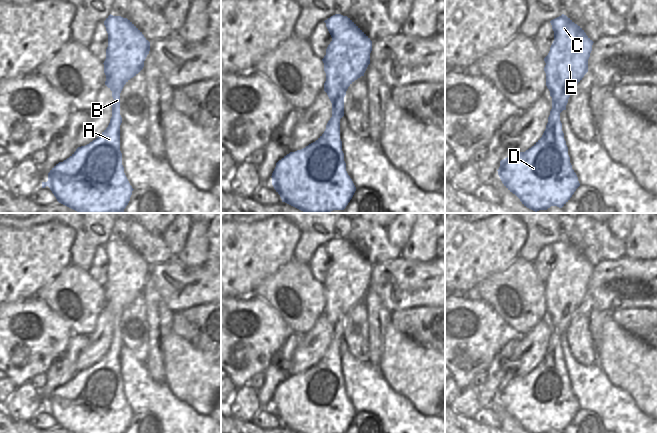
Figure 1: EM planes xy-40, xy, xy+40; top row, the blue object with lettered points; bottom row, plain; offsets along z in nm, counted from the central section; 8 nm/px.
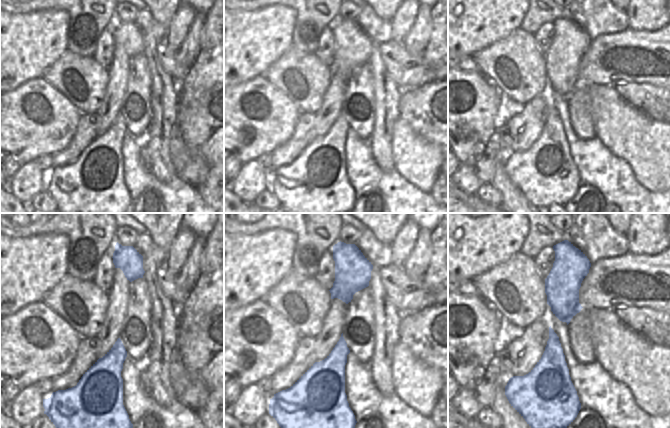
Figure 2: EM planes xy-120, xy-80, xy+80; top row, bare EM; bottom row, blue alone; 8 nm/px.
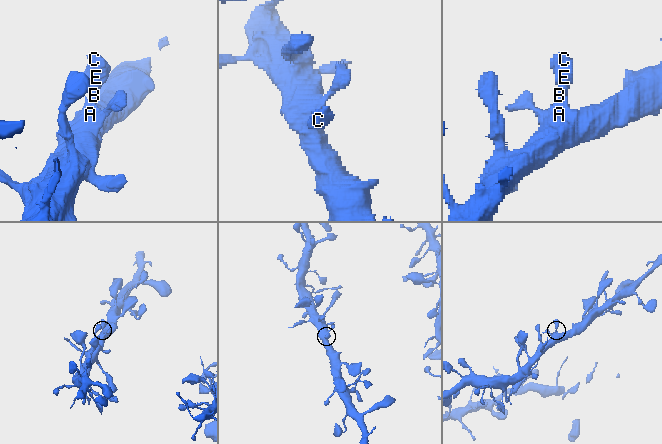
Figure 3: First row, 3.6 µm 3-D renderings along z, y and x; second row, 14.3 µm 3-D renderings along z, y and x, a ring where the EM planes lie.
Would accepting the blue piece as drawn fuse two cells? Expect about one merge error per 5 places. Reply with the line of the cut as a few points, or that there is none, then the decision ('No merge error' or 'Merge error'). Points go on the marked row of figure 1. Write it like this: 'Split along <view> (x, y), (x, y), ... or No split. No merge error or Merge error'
No split. No merge error

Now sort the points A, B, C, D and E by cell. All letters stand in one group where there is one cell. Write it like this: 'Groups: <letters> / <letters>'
Groups: A B C D E

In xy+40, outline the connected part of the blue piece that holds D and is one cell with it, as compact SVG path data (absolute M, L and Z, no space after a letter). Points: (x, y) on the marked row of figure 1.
M564 14L551 20L550 23L554 31L554 41L544 58L546 63L544 71L546 86L552 97L552 109L546 129L531 148L525 152L514 152L501 160L497 170L504 186L515 194L524 206L535 212L547 210L551 206L562 208L580 186L570 163L560 113L566 110L570 95L588 72L588 59L594 43L580 26Z

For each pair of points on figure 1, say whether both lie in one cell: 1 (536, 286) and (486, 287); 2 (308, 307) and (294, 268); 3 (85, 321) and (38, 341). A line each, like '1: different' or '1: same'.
1: same
2: same
3: different

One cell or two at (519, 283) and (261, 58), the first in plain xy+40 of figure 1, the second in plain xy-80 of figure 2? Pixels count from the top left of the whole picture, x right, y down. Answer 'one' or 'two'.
two

